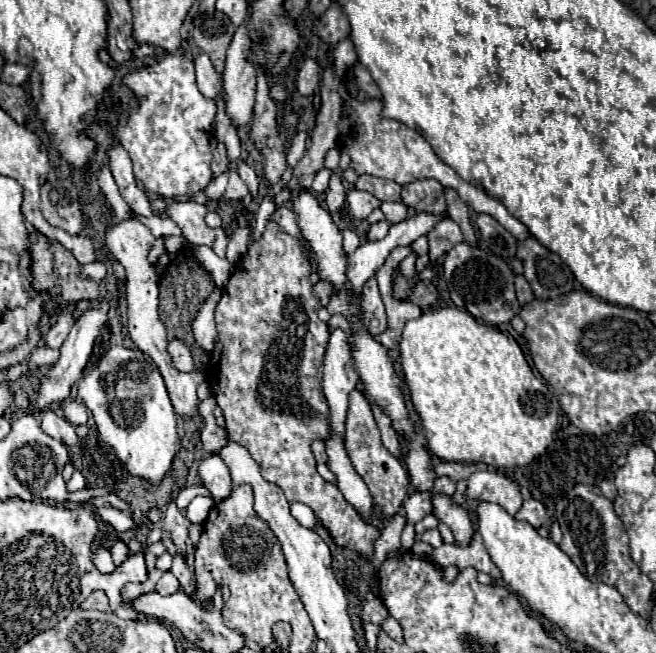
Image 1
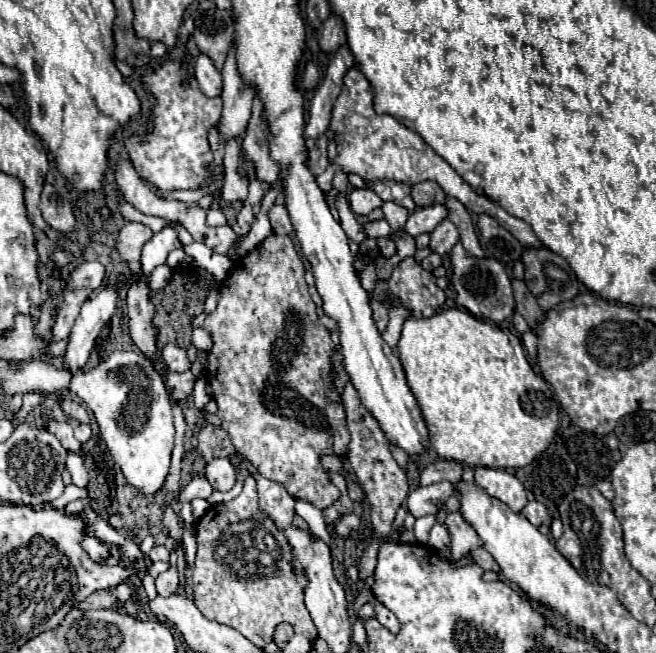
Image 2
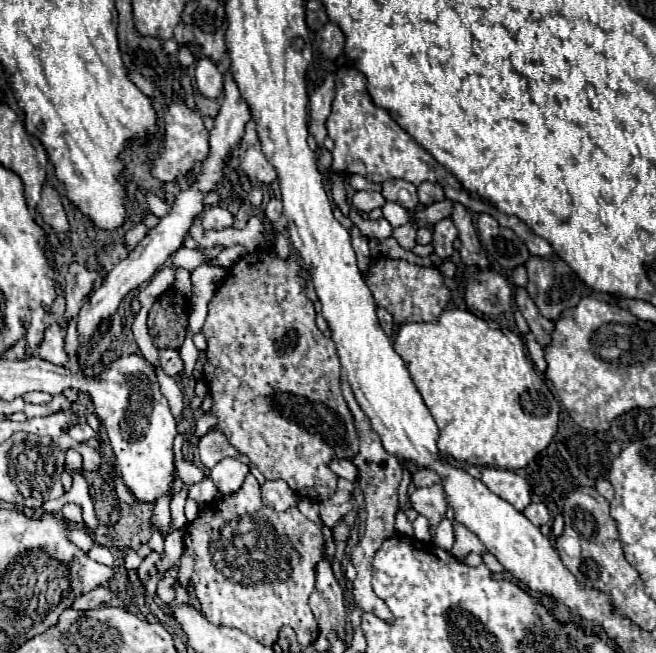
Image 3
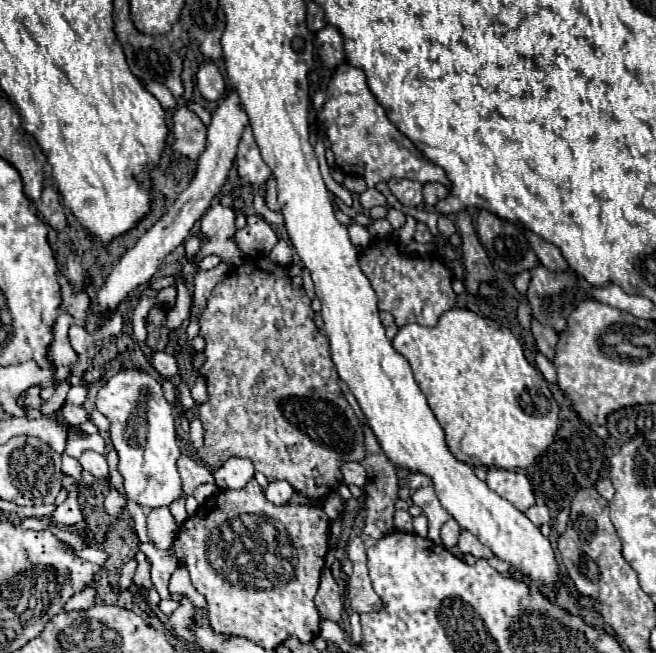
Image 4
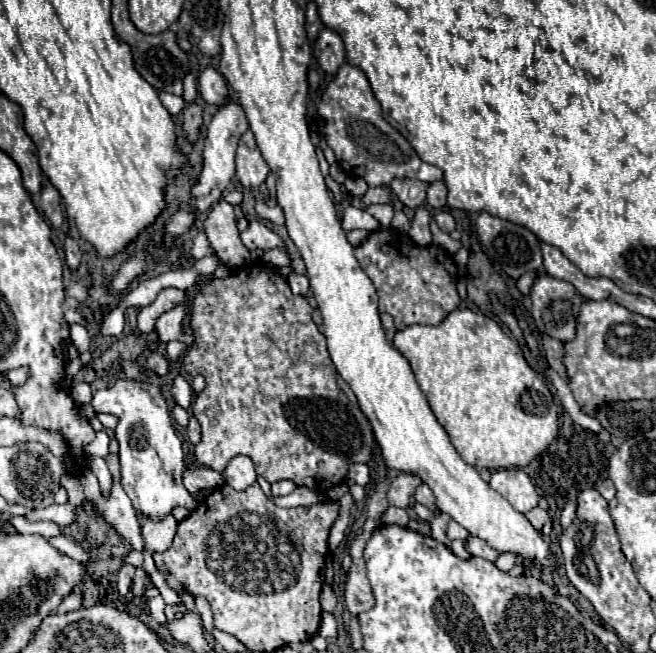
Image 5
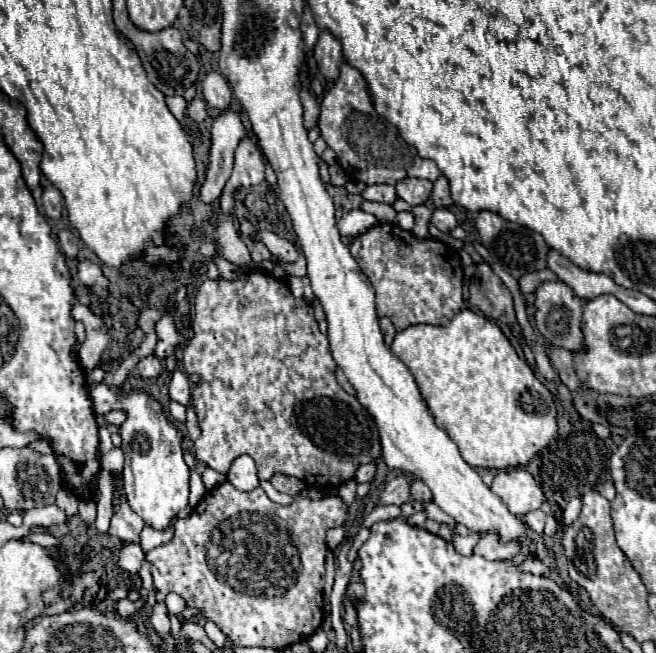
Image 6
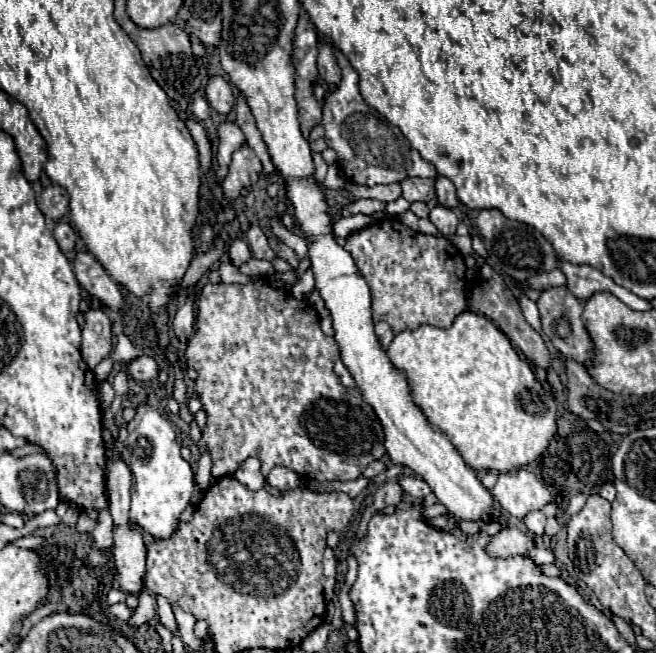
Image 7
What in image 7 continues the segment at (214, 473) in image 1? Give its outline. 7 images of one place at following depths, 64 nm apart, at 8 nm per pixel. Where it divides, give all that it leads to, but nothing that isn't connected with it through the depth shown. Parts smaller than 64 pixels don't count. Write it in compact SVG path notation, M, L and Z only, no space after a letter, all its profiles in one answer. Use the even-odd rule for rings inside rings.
M250 458L246 460L236 472L234 472L236 480L242 480L242 484L246 484L250 490L260 490L266 486L266 478L260 472L260 460L258 458Z

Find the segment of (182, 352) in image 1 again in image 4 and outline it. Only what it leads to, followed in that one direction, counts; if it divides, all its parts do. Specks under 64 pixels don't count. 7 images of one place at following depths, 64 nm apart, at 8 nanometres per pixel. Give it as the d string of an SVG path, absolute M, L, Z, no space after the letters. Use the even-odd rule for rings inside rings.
M154 352L152 354L152 360L150 364L160 372L160 376L164 378L170 378L178 372L178 364L176 364L176 358L172 354L166 354L166 352Z

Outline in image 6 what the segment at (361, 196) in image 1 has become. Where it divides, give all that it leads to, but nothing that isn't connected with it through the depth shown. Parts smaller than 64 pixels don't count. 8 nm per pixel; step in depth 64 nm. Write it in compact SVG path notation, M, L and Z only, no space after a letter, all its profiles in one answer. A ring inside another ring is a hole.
M374 184L374 186L366 186L362 190L362 198L392 204L398 198L398 194L396 194L396 188L390 184Z

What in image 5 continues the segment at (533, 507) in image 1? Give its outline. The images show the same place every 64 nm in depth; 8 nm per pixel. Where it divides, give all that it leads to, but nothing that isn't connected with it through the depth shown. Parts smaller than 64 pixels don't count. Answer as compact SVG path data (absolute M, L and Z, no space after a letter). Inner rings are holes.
M534 508L534 510L530 510L530 512L526 514L526 518L530 520L530 524L532 524L536 530L542 530L544 522L546 522L550 516L548 516L548 512L542 510L542 508Z

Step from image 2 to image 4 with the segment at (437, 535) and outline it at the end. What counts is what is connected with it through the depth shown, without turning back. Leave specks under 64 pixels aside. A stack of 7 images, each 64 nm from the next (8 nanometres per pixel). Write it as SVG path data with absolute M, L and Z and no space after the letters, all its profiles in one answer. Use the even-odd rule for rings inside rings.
M450 518L450 520L442 526L442 544L444 544L446 548L452 548L452 546L458 542L460 532L462 532L460 524L458 524L456 520L452 520L452 518Z

